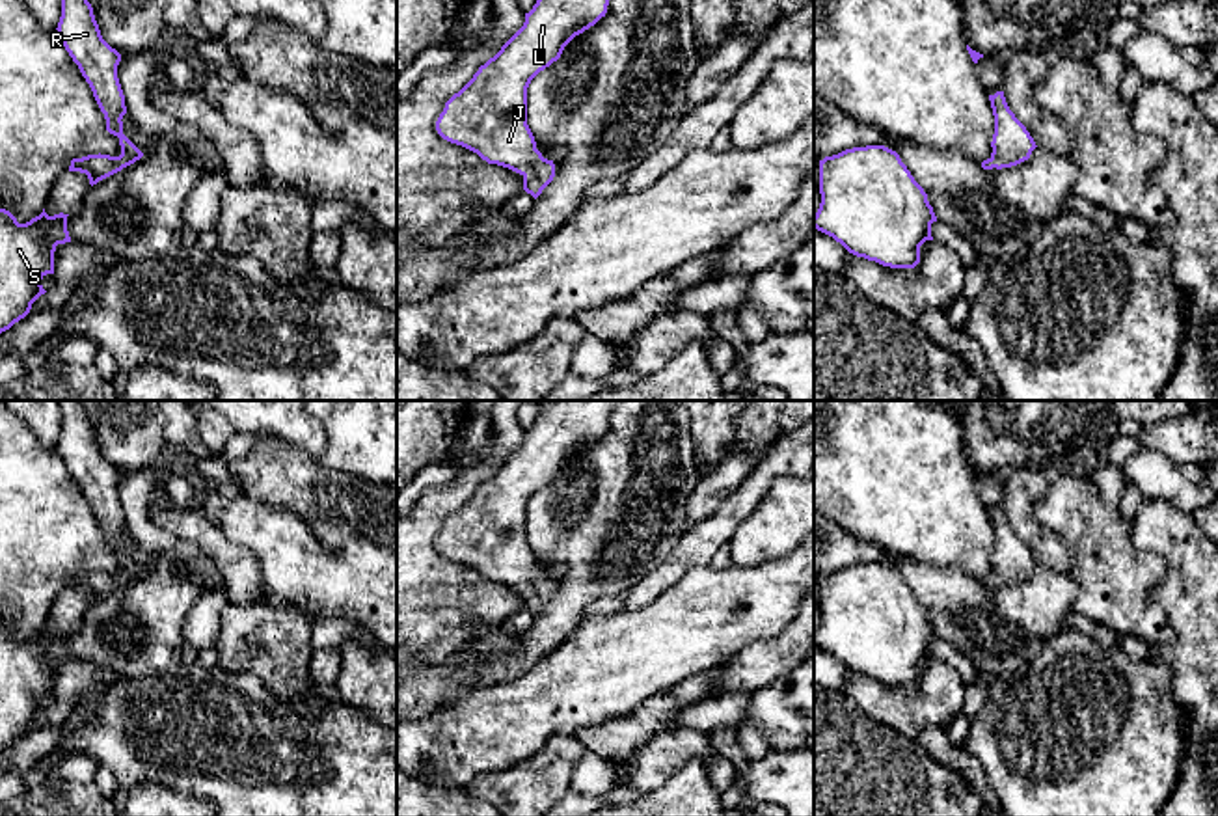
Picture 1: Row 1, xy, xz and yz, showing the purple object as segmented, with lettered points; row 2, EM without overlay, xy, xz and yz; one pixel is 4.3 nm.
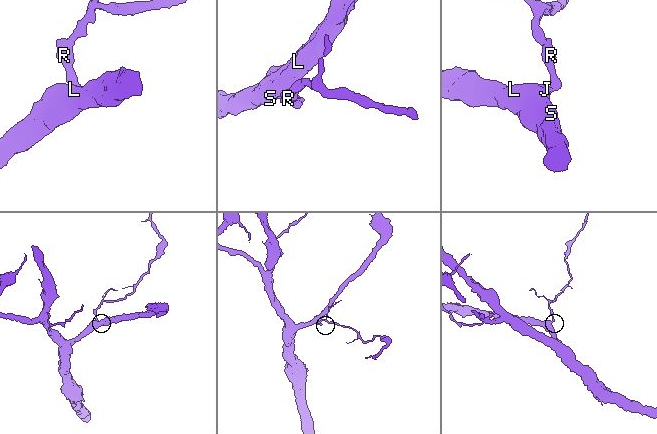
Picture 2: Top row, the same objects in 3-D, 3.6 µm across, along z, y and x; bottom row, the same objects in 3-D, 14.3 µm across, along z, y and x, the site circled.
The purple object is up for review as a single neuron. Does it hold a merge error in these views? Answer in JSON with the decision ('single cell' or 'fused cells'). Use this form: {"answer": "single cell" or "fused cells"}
{"answer": "single cell"}

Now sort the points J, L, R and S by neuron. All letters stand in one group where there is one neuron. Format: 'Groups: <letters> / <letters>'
Groups: J L R S

